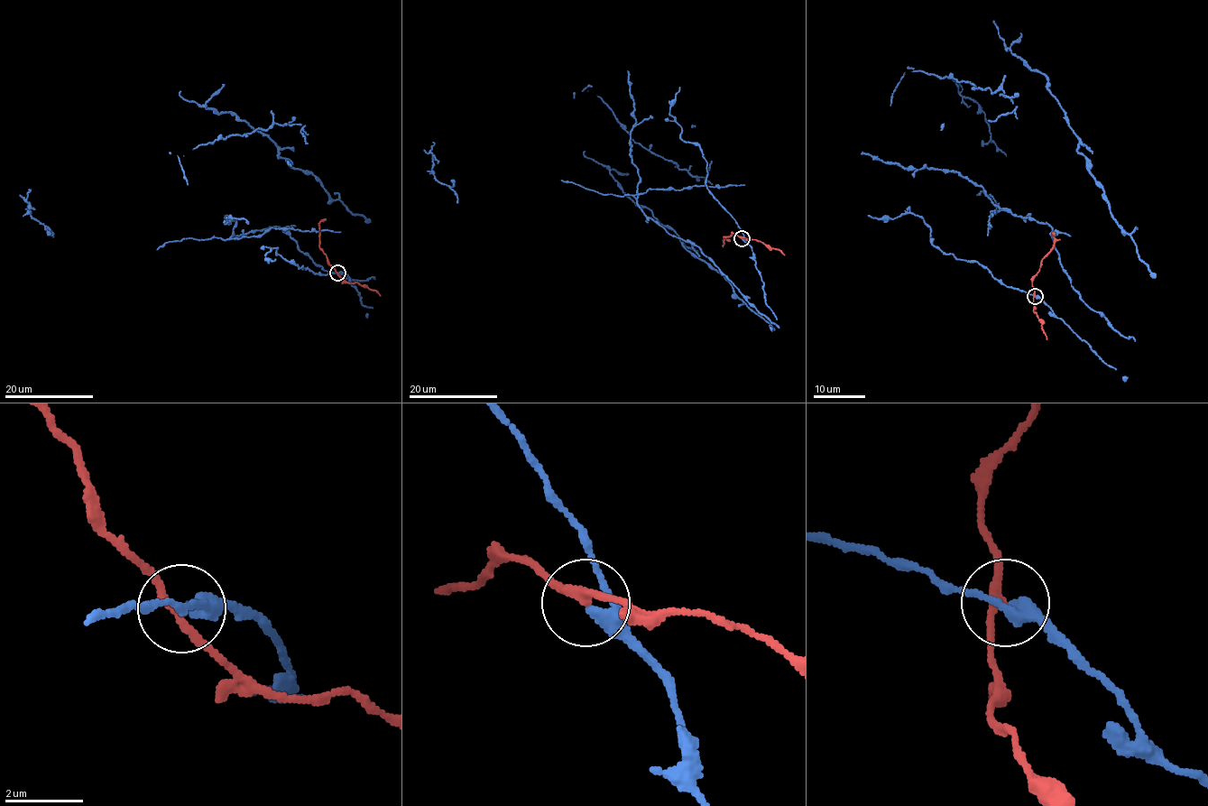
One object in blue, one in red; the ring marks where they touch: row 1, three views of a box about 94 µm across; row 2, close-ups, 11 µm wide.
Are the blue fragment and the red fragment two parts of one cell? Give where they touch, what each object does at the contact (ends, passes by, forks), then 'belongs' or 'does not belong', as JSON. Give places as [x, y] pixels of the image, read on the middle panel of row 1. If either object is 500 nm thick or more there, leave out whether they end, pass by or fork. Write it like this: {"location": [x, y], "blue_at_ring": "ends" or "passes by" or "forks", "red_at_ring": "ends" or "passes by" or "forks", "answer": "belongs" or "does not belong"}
{"location": [742, 238], "blue_at_ring": "passes by", "red_at_ring": "passes by", "answer": "does not belong"}

